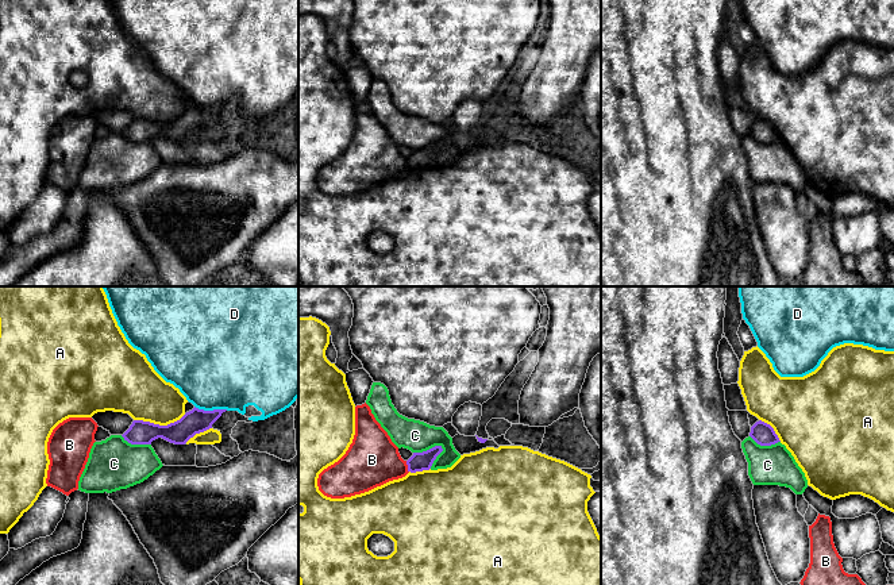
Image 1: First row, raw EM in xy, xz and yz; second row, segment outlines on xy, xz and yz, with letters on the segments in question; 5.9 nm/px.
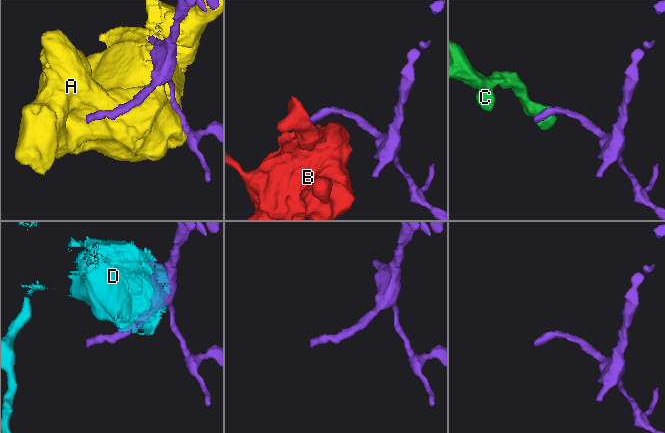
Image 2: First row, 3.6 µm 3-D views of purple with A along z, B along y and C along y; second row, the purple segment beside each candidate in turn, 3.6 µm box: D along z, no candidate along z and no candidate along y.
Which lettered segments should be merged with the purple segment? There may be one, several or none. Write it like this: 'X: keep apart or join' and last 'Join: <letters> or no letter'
A: keep apart
B: keep apart
C: keep apart
D: keep apart
Join: no letter

